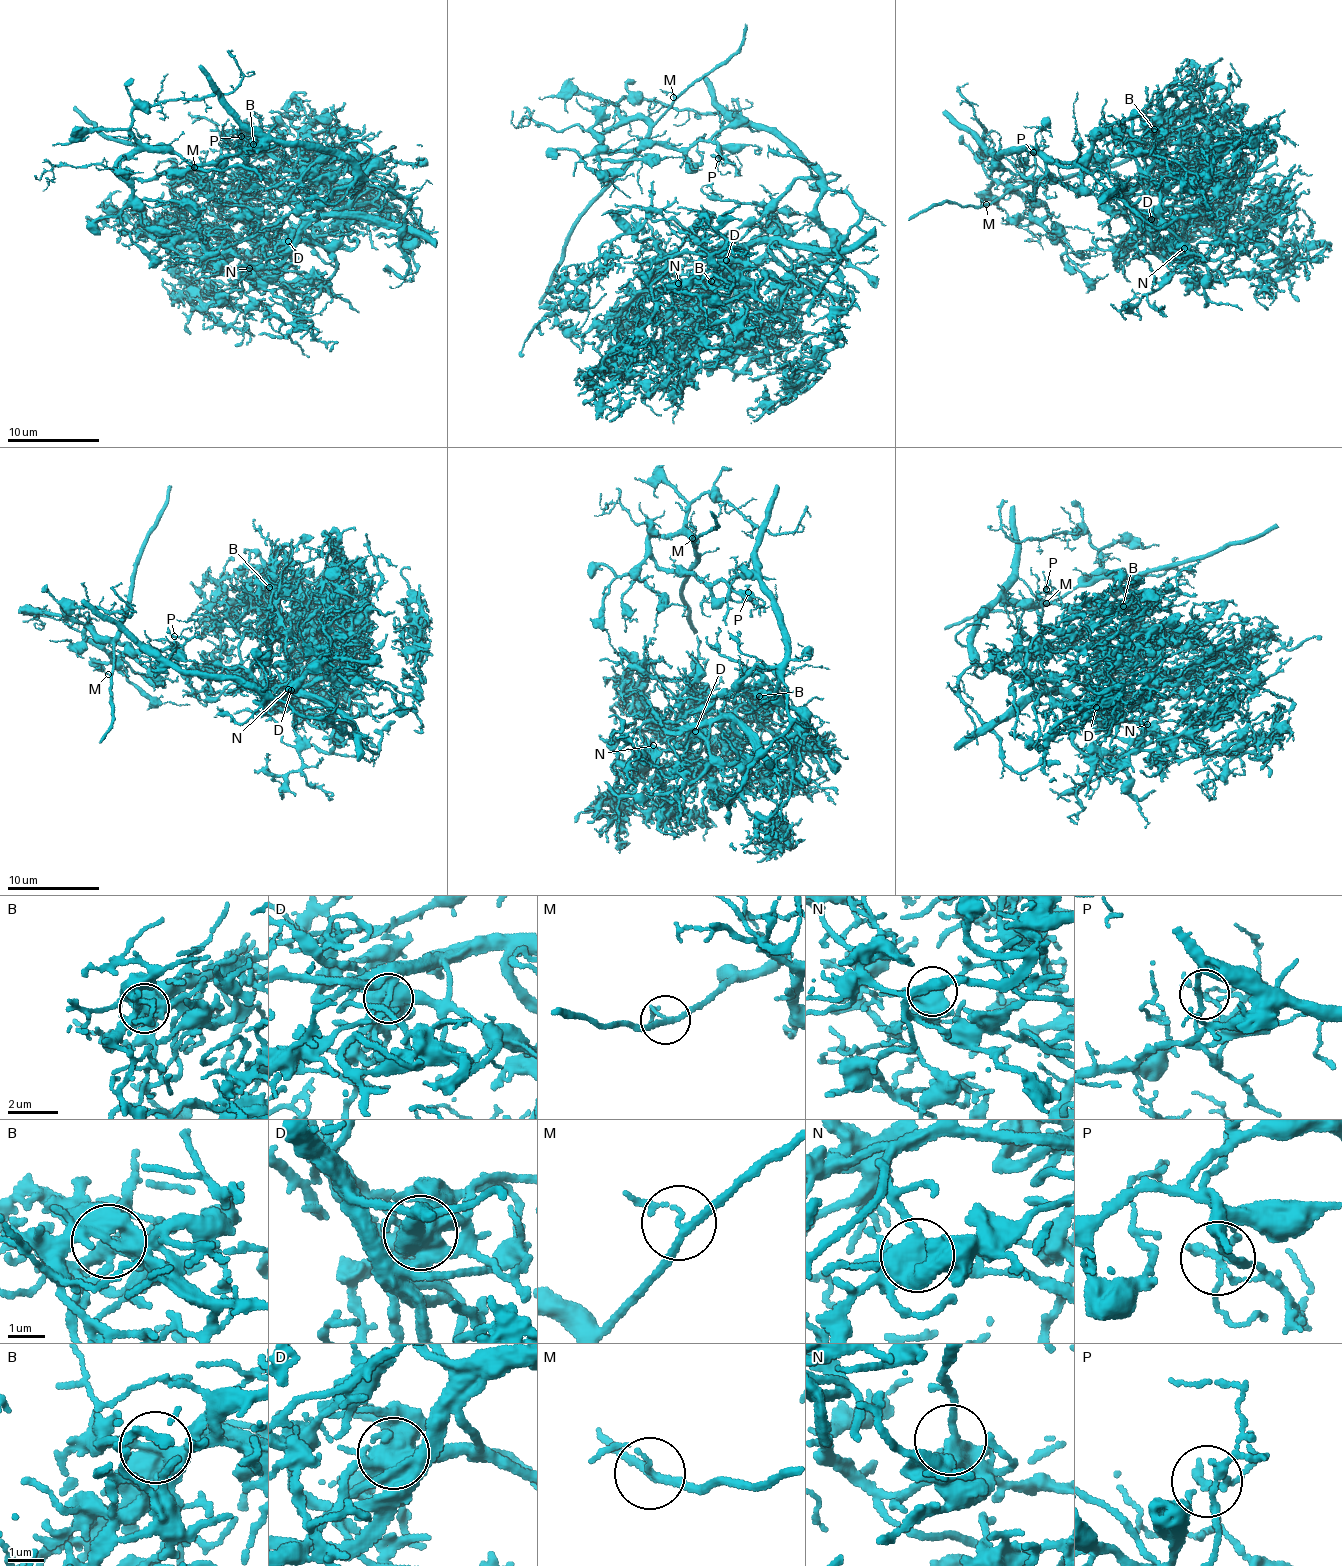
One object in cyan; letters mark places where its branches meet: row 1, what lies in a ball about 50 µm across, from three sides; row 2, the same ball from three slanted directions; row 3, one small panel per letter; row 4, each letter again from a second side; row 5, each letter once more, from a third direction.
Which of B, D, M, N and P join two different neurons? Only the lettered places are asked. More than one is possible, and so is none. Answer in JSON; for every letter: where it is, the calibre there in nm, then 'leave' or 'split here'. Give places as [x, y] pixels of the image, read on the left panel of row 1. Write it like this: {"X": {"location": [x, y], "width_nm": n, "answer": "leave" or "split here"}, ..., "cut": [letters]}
{"B": {"location": [253, 144], "width_nm": 460, "answer": "leave"}, "D": {"location": [288, 241], "width_nm": 700, "answer": "split here"}, "M": {"location": [194, 167], "width_nm": 150, "answer": "leave"}, "N": {"location": [249, 268], "width_nm": 440, "answer": "leave"}, "P": {"location": [241, 136], "width_nm": 140, "answer": "split here"}, "cut": ["D", "P"]}

